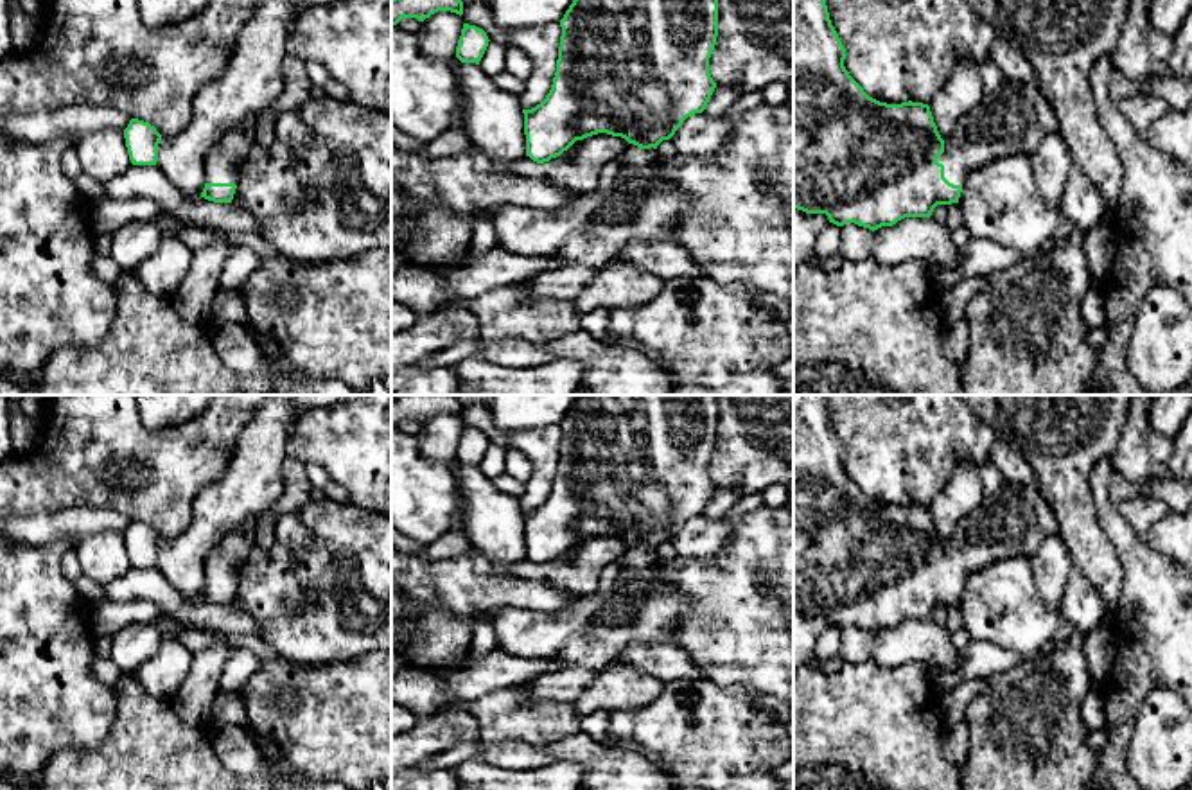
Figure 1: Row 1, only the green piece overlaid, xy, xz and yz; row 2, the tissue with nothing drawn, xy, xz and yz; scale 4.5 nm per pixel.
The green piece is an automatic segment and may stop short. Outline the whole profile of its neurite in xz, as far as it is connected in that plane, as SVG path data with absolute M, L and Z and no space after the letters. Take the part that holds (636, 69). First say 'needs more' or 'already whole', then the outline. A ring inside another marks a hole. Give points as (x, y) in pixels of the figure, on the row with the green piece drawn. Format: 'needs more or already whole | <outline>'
needs more | M573 0L560 20L562 36L557 72L546 99L524 113L526 156L537 163L549 162L567 151L576 140L607 133L628 142L610 163L601 169L594 190L574 196L557 208L531 208L504 203L492 210L497 246L530 257L560 259L564 264L600 268L632 239L670 239L680 224L688 194L662 181L655 171L657 145L670 140L682 122L702 113L716 88L709 74L709 57L718 36L718 0Z

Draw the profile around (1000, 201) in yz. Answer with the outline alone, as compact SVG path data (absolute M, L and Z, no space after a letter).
M1005 156L968 172L957 205L971 237L1016 251L1047 242L1063 217L1043 201L1029 156Z

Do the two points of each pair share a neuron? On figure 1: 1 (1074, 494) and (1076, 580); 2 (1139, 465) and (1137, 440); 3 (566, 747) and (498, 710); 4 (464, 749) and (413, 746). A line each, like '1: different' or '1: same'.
1: different
2: same
3: different
4: different

